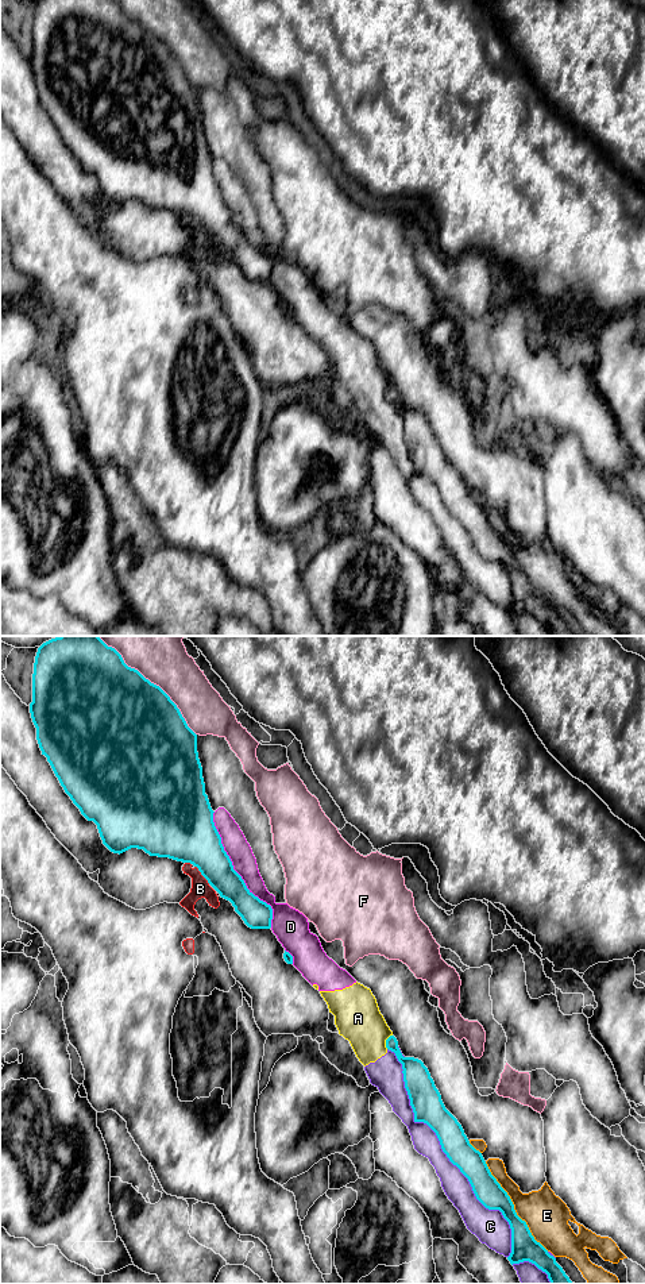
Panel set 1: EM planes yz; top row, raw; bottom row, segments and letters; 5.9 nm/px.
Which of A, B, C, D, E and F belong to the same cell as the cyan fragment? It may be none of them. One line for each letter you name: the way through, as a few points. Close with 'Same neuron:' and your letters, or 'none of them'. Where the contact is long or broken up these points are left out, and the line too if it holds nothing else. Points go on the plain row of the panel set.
Same neuron: none of them

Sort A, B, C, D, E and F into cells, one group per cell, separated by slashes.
A C D / B / E / F

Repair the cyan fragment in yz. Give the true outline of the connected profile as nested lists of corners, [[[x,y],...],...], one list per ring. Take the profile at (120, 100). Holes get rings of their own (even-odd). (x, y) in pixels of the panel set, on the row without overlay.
[[[38,0],[32,26],[32,54],[30,65],[36,80],[36,92],[42,107],[47,109],[55,128],[65,144],[80,161],[81,166],[97,177],[103,196],[113,205],[123,205],[131,200],[143,201],[150,208],[169,209],[182,215],[190,215],[198,220],[208,235],[229,252],[235,263],[251,281],[270,281],[273,261],[266,254],[255,248],[246,238],[242,228],[233,221],[232,213],[221,196],[221,189],[213,174],[213,162],[202,130],[202,119],[197,104],[197,86],[188,78],[177,57],[157,36],[146,31],[138,22],[128,19],[121,7],[115,0]]]

